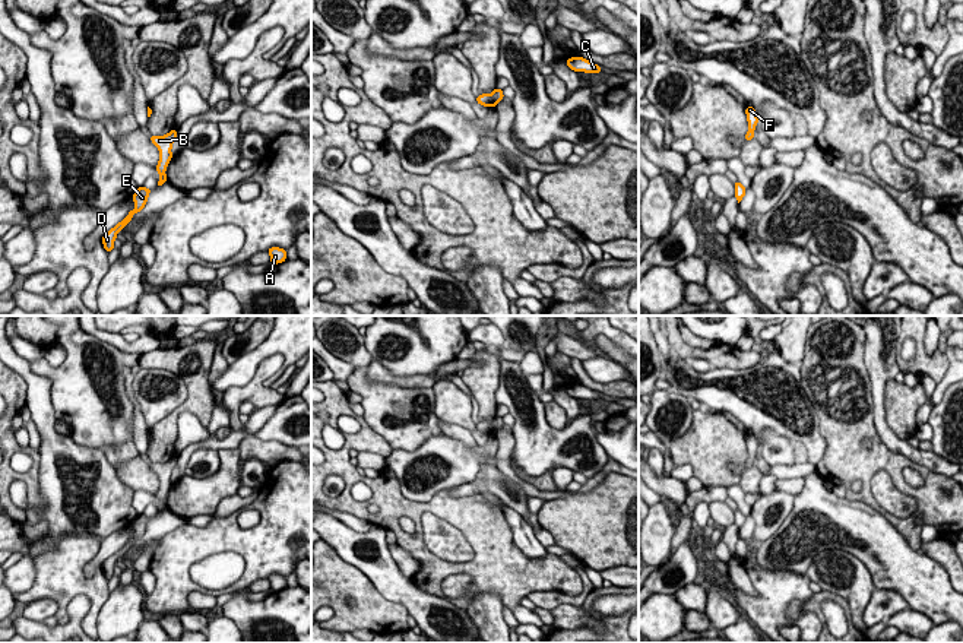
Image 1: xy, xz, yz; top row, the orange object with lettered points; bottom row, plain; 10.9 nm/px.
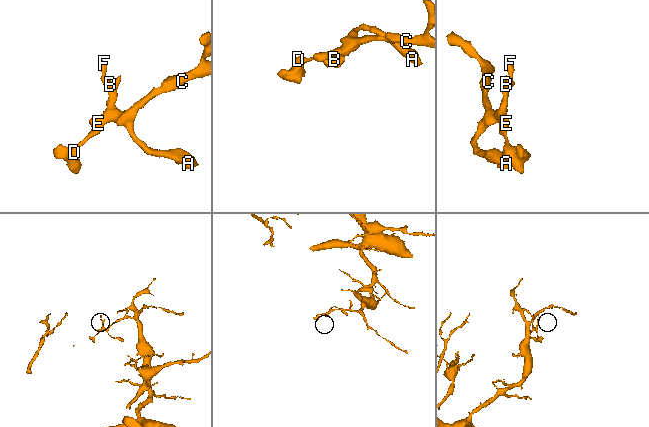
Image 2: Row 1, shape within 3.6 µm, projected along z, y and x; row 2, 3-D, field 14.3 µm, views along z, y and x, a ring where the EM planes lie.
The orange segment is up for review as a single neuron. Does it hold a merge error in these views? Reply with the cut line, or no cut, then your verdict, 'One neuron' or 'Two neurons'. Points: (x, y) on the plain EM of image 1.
No split. One neuron

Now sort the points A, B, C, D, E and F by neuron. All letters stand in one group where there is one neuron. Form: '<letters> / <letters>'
A B C D E F

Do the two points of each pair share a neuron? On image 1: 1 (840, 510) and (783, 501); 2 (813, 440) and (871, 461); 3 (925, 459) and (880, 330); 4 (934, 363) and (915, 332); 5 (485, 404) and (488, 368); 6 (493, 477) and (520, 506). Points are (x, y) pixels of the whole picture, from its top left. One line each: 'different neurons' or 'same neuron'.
1: different neurons
2: different neurons
3: same neuron
4: same neuron
5: same neuron
6: same neuron

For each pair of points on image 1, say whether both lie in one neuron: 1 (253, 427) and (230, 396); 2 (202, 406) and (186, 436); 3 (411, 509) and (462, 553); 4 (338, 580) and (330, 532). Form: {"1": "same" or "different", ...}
{"1": "different", "2": "different", "3": "different", "4": "different"}

